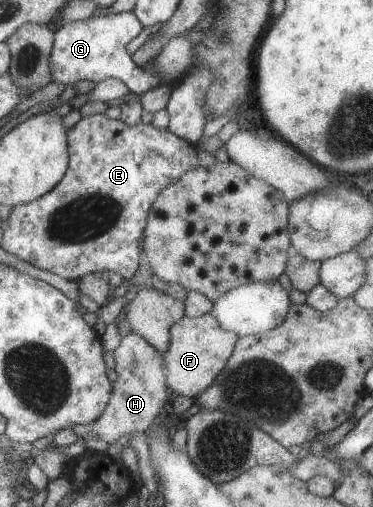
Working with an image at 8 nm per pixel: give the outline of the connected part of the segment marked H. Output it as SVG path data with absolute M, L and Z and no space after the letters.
M132 332L122 338L120 344L114 349L114 361L116 362L114 370L118 376L114 382L110 405L107 406L103 415L97 421L91 423L91 425L75 427L75 433L80 435L81 438L91 437L93 435L93 437L101 437L107 443L113 443L124 440L126 435L131 432L145 433L151 427L153 419L159 415L161 407L167 402L172 402L173 398L171 395L173 394L169 390L169 387L167 387L165 359L163 359L163 355L157 347L151 345L143 335Z

